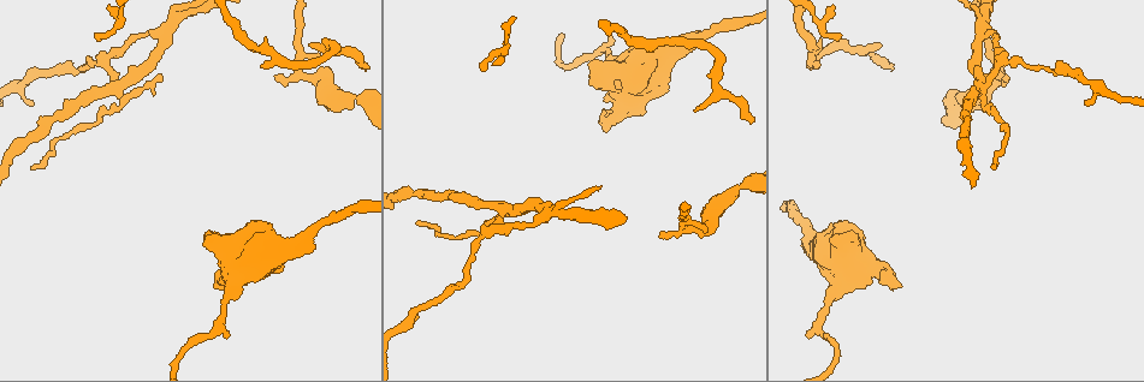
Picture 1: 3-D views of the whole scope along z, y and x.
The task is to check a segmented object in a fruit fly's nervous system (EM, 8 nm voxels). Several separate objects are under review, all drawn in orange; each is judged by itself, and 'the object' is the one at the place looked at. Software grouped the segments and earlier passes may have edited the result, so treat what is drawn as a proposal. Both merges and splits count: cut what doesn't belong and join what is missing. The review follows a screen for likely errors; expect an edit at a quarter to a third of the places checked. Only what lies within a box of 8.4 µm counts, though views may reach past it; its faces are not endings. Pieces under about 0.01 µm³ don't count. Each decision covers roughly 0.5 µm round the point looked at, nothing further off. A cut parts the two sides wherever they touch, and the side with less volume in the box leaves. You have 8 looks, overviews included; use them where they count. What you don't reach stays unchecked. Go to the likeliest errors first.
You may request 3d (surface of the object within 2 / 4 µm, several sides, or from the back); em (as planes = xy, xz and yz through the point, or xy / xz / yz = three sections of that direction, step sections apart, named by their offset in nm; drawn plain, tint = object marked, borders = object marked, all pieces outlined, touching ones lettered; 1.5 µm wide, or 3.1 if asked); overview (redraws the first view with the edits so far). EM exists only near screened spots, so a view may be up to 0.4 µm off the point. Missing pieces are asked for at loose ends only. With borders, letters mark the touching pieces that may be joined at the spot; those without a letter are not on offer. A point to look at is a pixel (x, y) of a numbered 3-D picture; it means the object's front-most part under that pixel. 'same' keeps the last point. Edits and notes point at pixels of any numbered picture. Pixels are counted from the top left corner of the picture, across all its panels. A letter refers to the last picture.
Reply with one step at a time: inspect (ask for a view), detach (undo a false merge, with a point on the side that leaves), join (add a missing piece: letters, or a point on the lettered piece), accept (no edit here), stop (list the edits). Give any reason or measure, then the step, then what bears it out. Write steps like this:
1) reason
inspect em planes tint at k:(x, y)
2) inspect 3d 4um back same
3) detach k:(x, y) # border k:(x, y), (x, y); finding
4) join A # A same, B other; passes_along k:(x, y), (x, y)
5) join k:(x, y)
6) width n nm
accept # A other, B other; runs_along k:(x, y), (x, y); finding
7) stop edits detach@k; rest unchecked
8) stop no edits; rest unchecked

free end
inspect 3d 2um at 1:(278, 77)

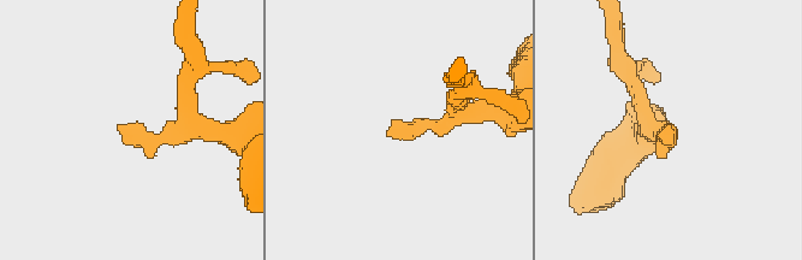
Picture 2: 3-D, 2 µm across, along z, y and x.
need the tissue
inspect em planes borders at 2:(122, 130)

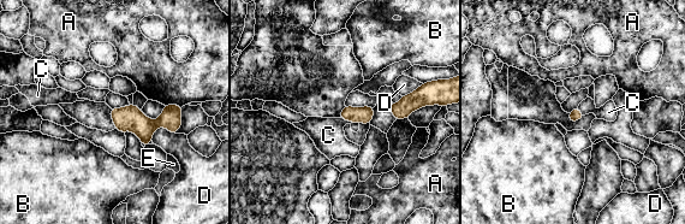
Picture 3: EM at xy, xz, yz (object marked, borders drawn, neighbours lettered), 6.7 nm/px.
join C # A other, B other, C same, D other, E other; passes_along 3:(364, 115), (346, 119), (328, 135); the cell continues

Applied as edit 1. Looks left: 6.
sharp bend
inspect em xy step 4 tint at 1:(553, 212)

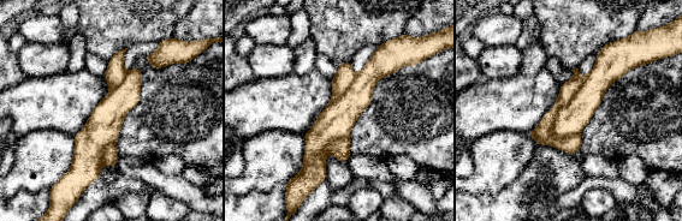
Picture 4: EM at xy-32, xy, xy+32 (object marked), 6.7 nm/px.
inspect em planes tint same

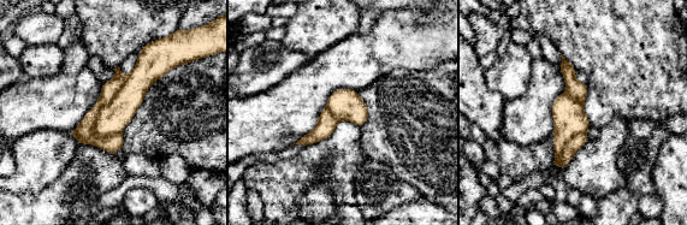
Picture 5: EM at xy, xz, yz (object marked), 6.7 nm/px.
inspect em planes borders same

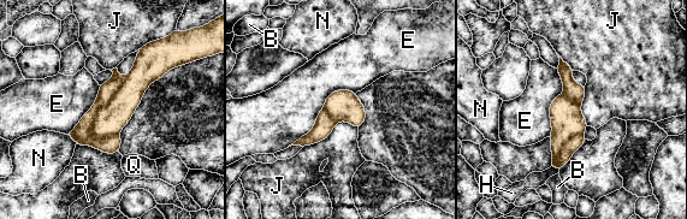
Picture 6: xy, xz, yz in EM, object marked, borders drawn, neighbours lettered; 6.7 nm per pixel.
width 200 nm
detach 6:(81, 132) # B other, E other, H other, J other, N other, Q other; part_leaving 6:(116, 76), (86, 122), (86, 134), (111, 151); a second cell is stuck on

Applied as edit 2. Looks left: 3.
see it whole again
inspect overview

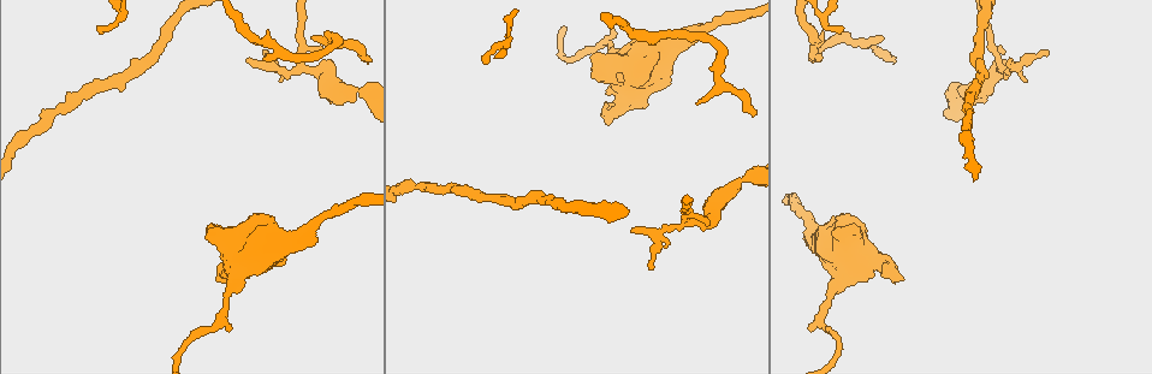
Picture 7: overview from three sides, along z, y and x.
free end
inspect em planes borders at 7:(648, 104)

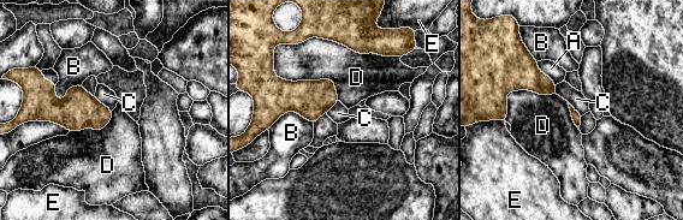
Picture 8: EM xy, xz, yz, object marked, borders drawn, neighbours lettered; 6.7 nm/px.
accept # A other, B other, C other, D other, E other; border 8:(297, 43), (324, 37), (401, 57); no lettered piece goes on from it

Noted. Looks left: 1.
stop edits join@3, detach@6; rest unchecked

